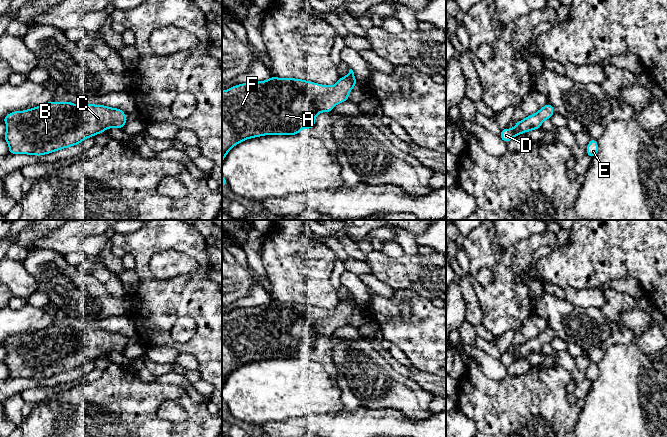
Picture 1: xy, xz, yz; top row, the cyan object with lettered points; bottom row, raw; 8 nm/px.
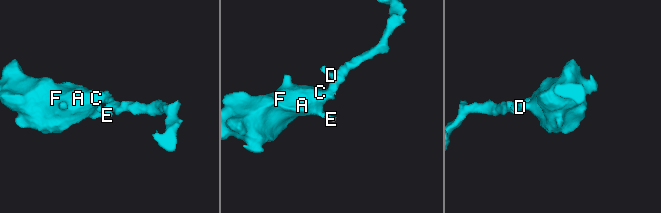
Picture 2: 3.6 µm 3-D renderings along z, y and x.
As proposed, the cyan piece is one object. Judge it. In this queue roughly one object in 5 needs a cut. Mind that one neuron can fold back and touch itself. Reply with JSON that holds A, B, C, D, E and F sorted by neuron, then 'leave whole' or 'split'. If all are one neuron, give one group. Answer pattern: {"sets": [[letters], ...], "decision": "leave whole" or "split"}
{"sets": [["A", "B", "C", "D", "E", "F"]], "decision": "leave whole"}

